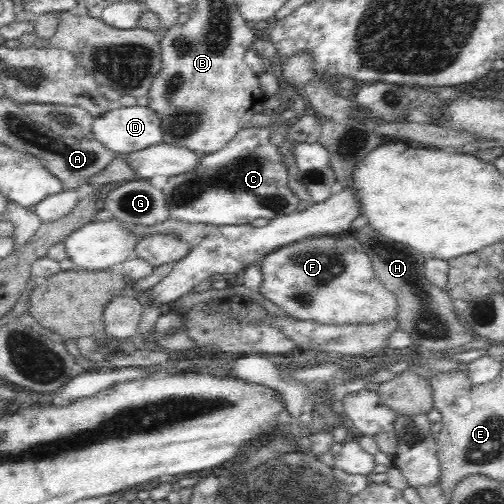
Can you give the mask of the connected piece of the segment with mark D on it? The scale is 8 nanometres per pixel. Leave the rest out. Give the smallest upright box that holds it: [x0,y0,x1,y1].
[92,107,162,156]

